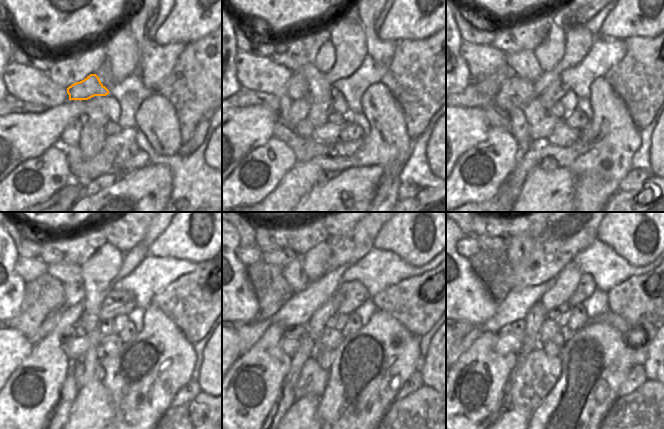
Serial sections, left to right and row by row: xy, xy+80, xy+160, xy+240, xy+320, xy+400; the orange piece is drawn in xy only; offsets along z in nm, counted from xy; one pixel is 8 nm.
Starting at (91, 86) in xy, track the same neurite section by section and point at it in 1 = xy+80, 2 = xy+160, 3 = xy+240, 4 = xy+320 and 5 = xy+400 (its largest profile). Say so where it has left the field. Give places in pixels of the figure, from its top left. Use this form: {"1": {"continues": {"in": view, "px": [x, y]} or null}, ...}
{"1": {"continues": {"in": "xy+80", "px": [297, 88]}}, "2": {"continues": {"in": "xy+160", "px": [508, 90]}}, "3": {"continues": {"in": "xy+240", "px": [51, 320]}}, "4": {"continues": {"in": "xy+320", "px": [248, 334]}}, "5": {"continues": {"in": "xy+400", "px": [466, 334]}}}

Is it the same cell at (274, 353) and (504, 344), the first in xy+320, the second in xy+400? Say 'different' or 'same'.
different

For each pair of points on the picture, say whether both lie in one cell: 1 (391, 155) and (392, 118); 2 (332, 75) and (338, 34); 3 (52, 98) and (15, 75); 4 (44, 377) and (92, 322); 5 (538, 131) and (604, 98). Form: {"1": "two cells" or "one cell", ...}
{"1": "one cell", "2": "one cell", "3": "one cell", "4": "two cells", "5": "two cells"}

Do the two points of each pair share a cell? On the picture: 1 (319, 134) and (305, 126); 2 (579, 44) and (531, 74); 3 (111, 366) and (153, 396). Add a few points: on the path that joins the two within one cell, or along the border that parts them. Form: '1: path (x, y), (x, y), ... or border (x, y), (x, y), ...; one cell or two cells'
1: border (313, 128), (310, 137); two cells
2: border (543, 72), (532, 83); two cells
3: path (116, 377), (119, 377), (129, 387), (141, 387); one cell

